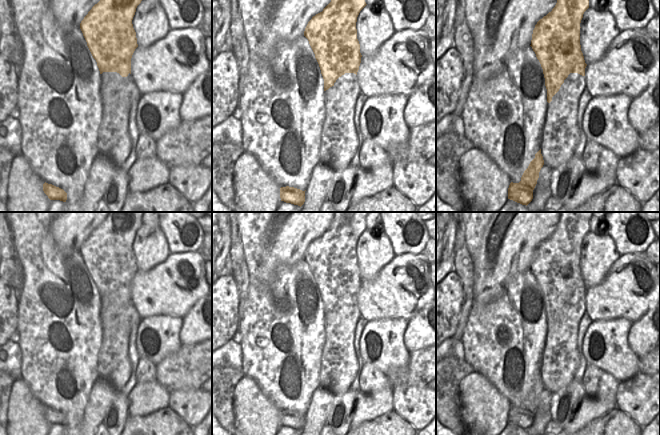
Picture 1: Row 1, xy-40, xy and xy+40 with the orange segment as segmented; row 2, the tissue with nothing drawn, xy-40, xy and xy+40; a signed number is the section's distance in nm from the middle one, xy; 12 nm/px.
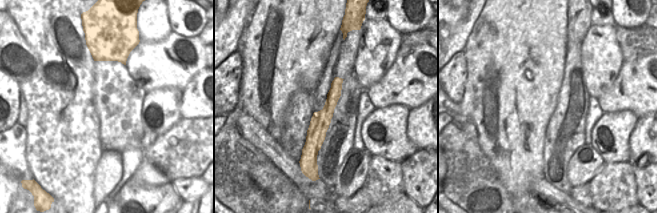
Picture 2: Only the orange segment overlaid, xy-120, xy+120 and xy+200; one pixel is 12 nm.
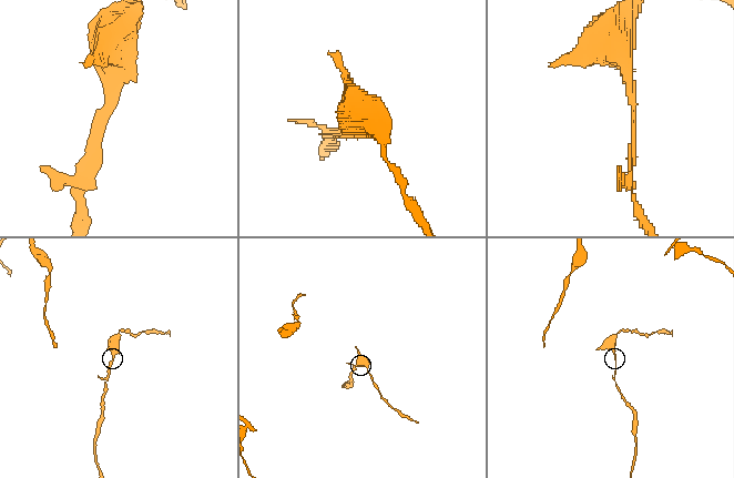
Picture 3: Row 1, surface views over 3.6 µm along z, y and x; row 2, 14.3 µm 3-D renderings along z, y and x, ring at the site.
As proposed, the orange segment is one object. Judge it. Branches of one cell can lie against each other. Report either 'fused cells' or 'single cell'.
fused cells

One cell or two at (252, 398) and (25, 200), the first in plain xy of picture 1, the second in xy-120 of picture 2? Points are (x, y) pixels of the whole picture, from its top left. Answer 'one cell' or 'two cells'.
one cell

